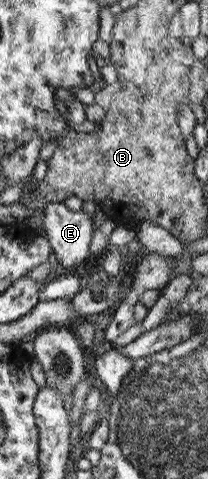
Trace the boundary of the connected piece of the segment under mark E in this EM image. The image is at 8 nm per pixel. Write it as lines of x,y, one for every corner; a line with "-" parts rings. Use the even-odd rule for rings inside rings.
64,203
48,204
44,211
44,235
64,267
81,269
90,255
94,235
94,215
70,211

